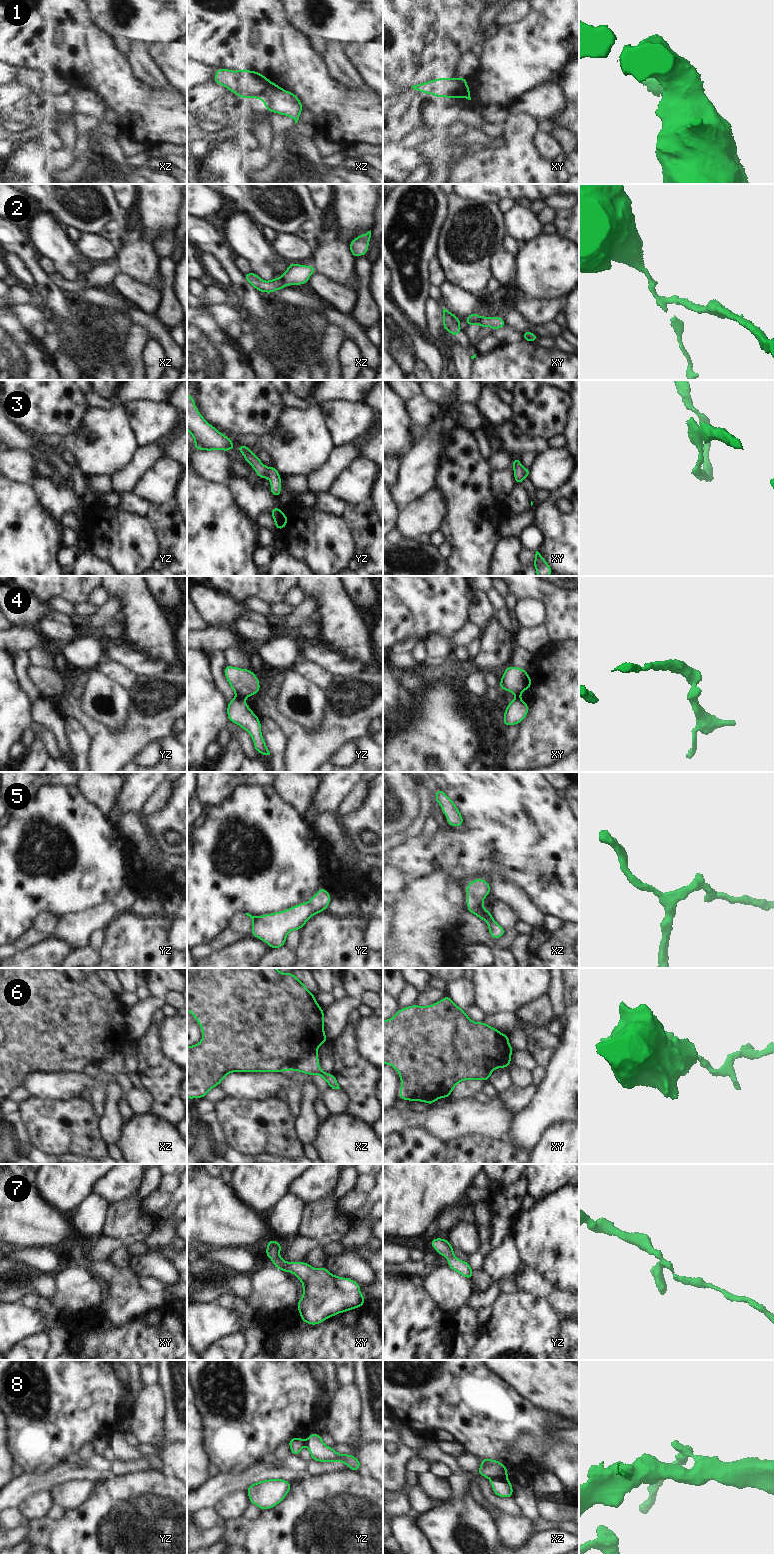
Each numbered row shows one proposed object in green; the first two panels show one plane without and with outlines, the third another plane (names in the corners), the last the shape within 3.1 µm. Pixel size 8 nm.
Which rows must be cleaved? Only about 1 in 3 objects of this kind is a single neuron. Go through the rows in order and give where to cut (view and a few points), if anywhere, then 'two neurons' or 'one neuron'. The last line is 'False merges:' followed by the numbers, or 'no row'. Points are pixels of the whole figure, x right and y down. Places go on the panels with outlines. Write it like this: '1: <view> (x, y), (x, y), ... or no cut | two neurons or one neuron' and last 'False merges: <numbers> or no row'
1: xz (270, 81), (262, 100) | two neurons
2: xz (279, 278), (286, 285) | two neurons
3: yz (269, 468), (269, 473), (266, 477) | two neurons
4: yz (235, 697), (243, 699) | two neurons
5: no cut | one neuron
6: xy (504, 1034), (504, 1039), (499, 1041), (496, 1047), (510, 1055) | two neurons
7: no cut | one neuron
8: xz (506, 1477), (494, 1477), (491, 1480) | two neurons
False merges: 1, 2, 3, 4, 6, 8

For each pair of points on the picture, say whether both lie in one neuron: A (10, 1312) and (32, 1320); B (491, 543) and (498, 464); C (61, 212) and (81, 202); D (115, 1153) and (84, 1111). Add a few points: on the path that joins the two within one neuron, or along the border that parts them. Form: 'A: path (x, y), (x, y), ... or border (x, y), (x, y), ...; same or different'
A: path (15, 1317), (18, 1320), (27, 1320); same
B: border (487, 460), (492, 470); different
C: path (66, 207), (71, 202), (76, 202); same
D: border (107, 1146), (109, 1150); different

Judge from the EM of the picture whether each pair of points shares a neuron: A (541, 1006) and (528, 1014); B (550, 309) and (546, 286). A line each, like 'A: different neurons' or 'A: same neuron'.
A: same neuron
B: different neurons

